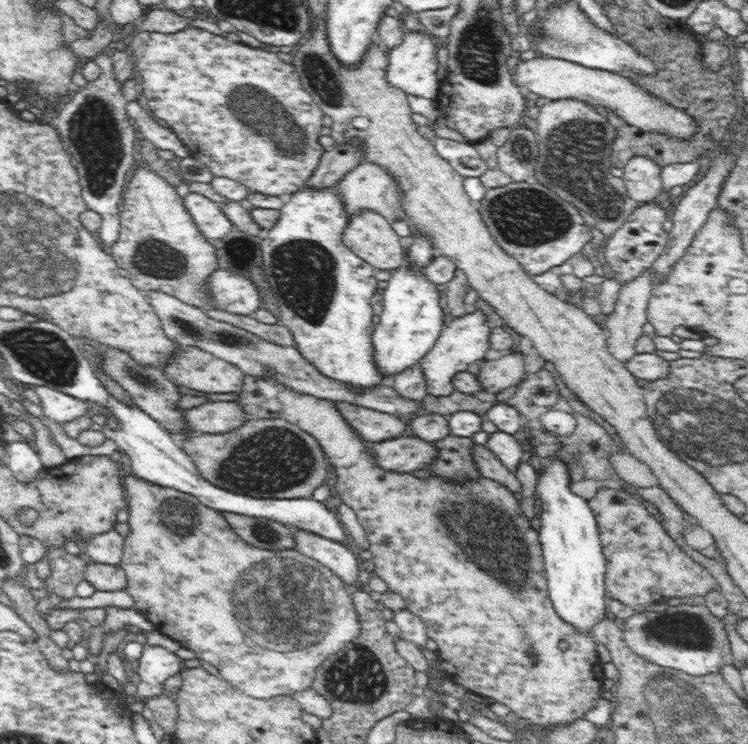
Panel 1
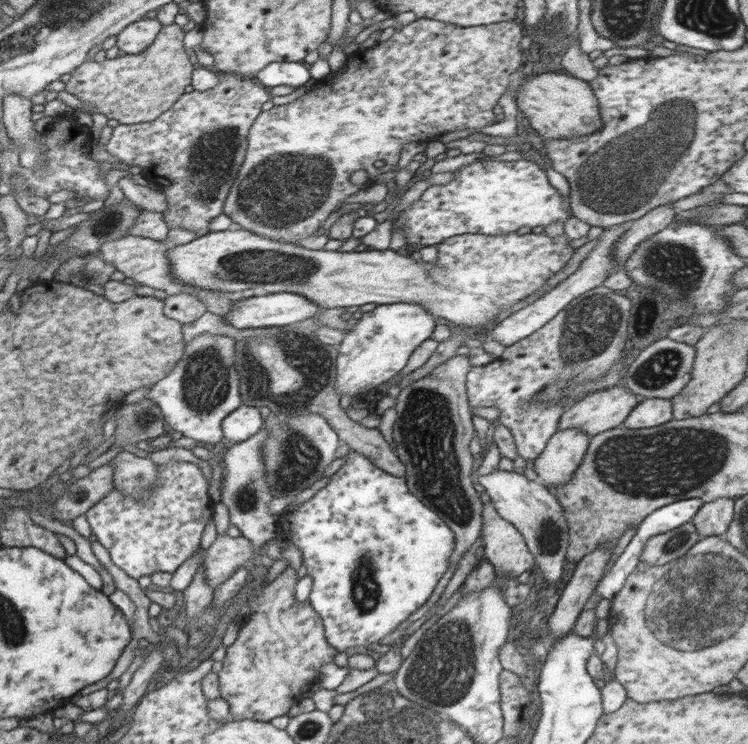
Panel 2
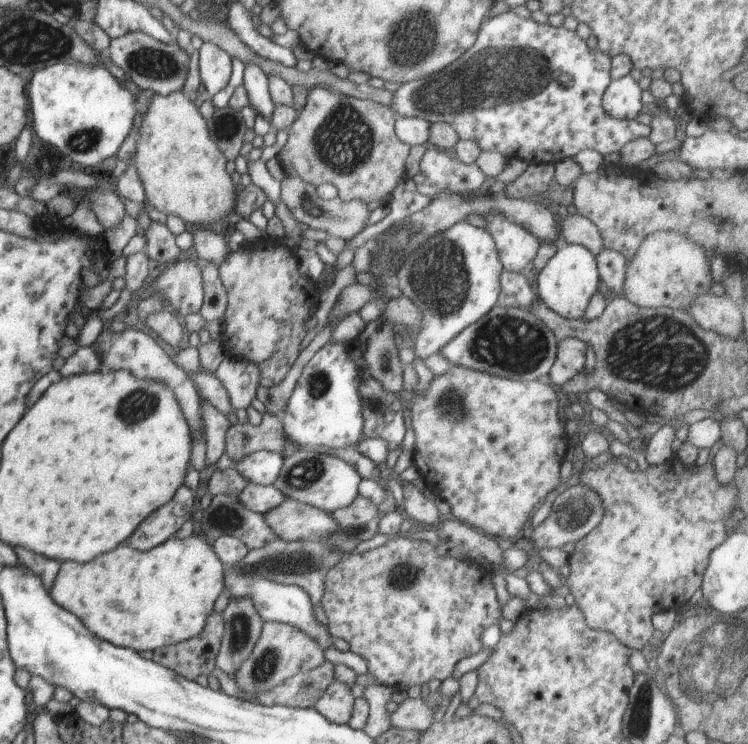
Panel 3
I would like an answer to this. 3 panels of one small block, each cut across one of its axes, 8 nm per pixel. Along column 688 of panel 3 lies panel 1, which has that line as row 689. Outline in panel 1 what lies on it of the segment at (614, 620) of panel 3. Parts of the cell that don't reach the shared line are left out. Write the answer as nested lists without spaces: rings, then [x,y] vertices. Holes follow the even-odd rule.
[[[245,376],[243,390],[236,402],[242,405],[243,410],[250,419],[272,420],[280,418],[296,425],[297,428],[312,435],[318,441],[327,456],[329,464],[332,464],[336,475],[331,481],[332,488],[338,491],[342,502],[355,512],[359,524],[364,528],[369,542],[369,551],[371,552],[372,563],[370,566],[373,574],[382,578],[389,586],[390,591],[400,594],[404,599],[405,608],[418,616],[425,624],[428,637],[437,644],[436,653],[440,655],[440,663],[453,682],[464,686],[470,692],[480,694],[484,702],[505,704],[518,718],[524,718],[526,722],[532,723],[536,727],[551,727],[560,723],[565,725],[566,723],[573,723],[576,719],[582,719],[585,712],[586,714],[593,714],[594,706],[596,706],[600,698],[602,681],[606,680],[604,677],[604,665],[599,657],[596,656],[597,644],[594,641],[594,634],[592,632],[578,632],[577,626],[564,622],[556,614],[547,589],[547,576],[542,547],[539,544],[539,533],[536,528],[532,528],[530,525],[530,519],[523,515],[520,508],[521,502],[515,498],[516,495],[506,486],[486,477],[478,477],[469,481],[450,481],[450,479],[436,476],[418,478],[418,476],[412,476],[415,472],[396,473],[388,471],[376,463],[374,455],[370,455],[372,448],[364,445],[365,440],[354,431],[354,428],[350,427],[350,424],[340,415],[332,401],[318,400],[308,394],[299,394],[275,382],[275,380],[271,380],[271,378],[261,380],[261,378],[255,378],[254,376]],[[424,520],[430,520],[430,538],[428,538],[428,532],[424,532]]]

